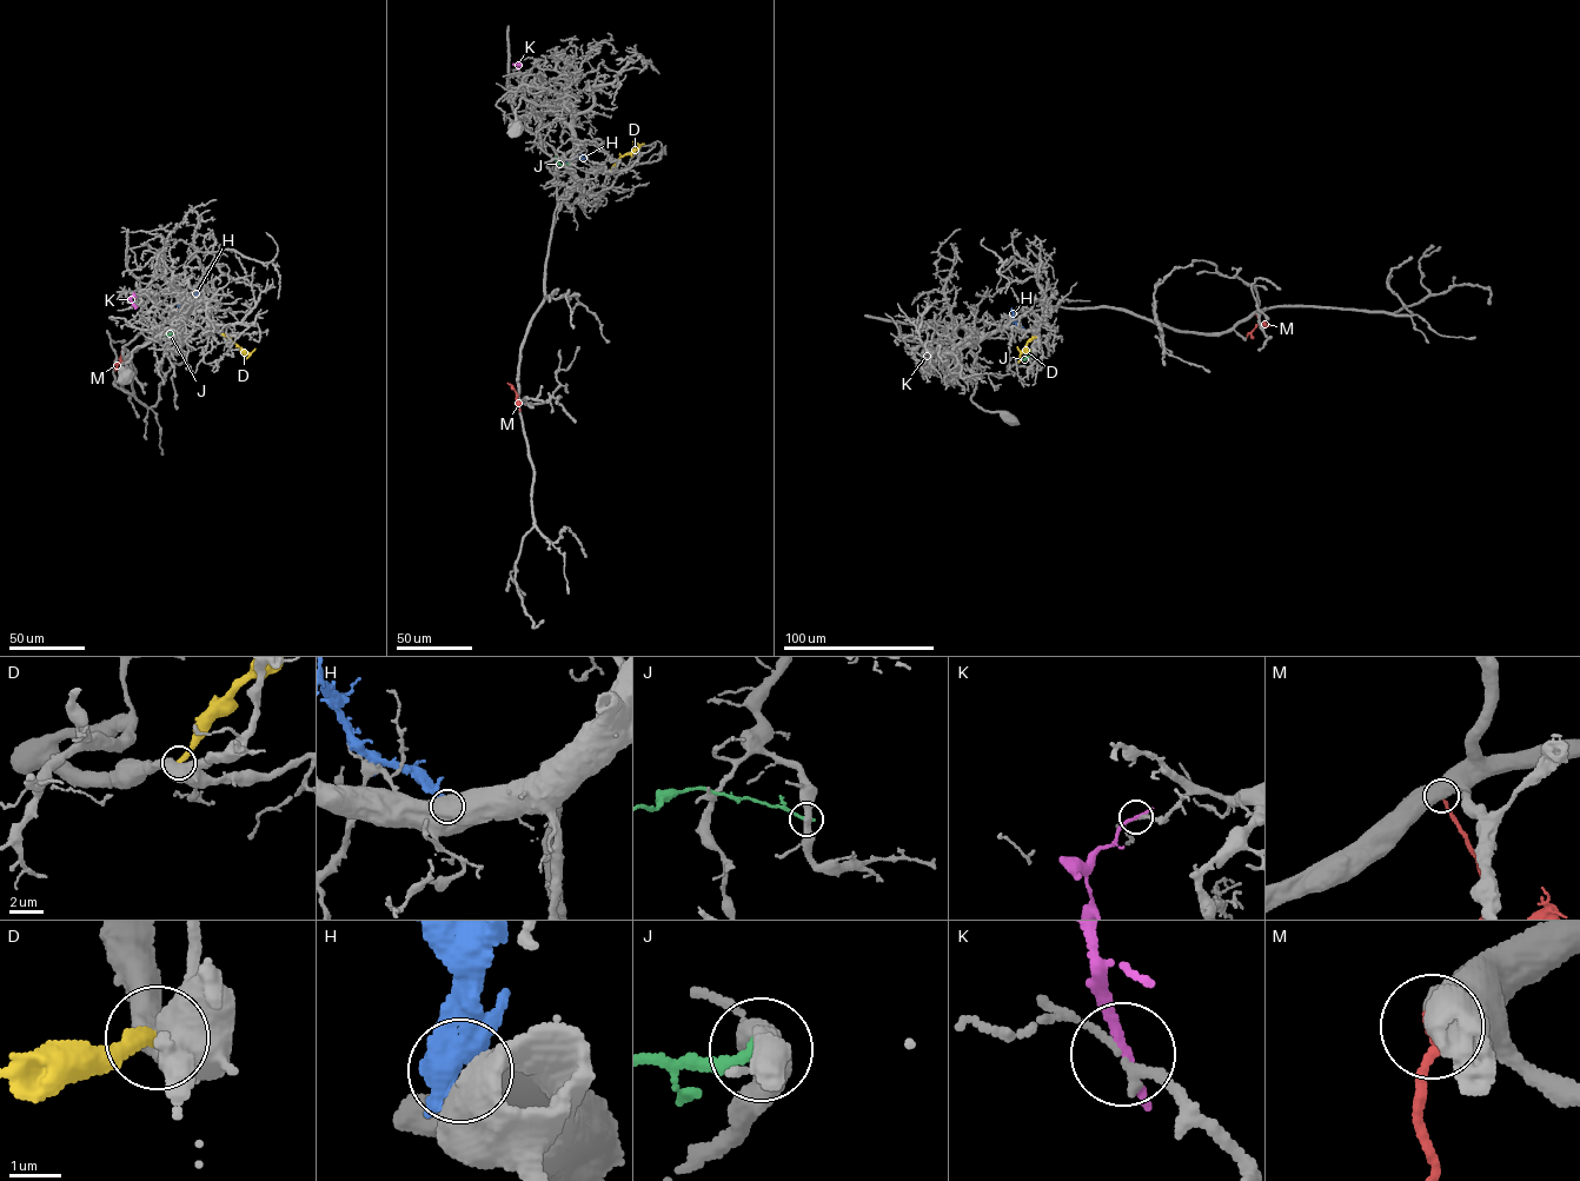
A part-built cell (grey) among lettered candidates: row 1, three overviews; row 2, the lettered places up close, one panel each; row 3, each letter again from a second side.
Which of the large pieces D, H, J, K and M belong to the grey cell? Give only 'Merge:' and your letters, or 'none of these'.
Merge: D

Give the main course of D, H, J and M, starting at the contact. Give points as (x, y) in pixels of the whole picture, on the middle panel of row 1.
D: (610, 171), (619, 158), (638, 148), (632, 141)
H: (568, 166), (571, 158), (586, 158)
J: (571, 164), (561, 165), (553, 157)
M: (517, 398), (508, 383)

